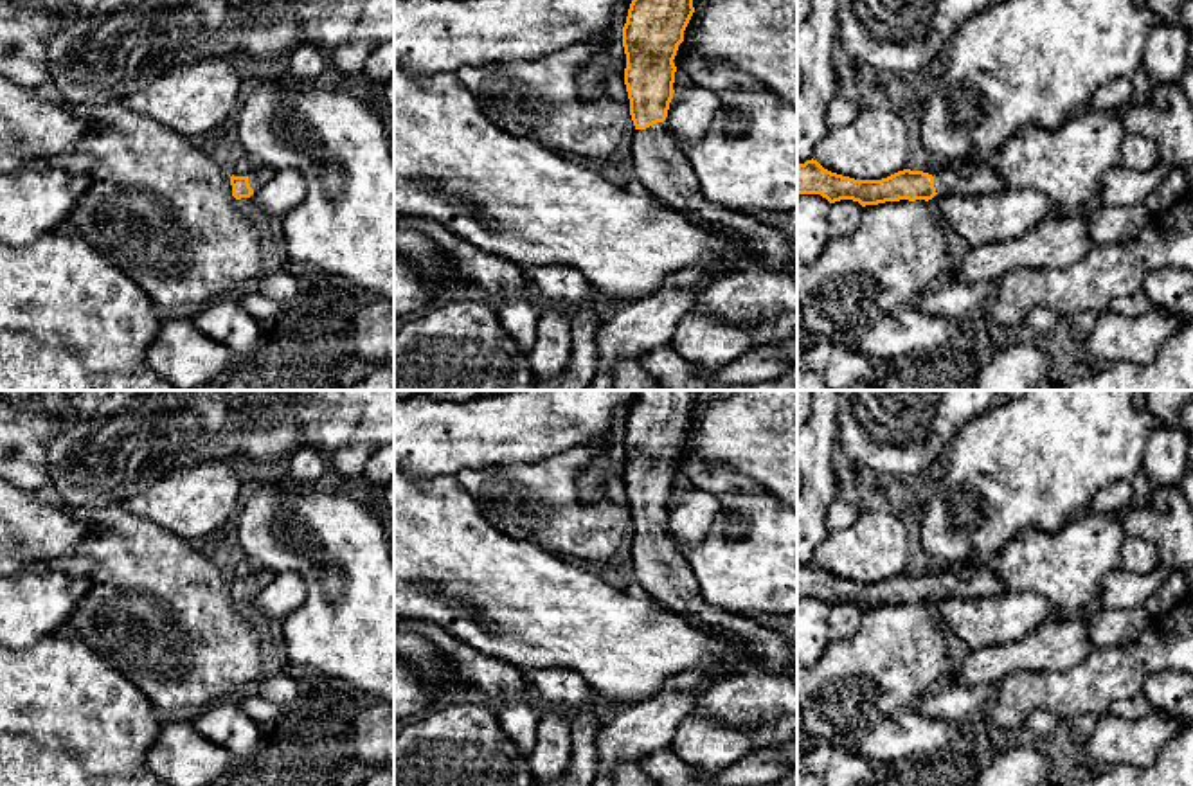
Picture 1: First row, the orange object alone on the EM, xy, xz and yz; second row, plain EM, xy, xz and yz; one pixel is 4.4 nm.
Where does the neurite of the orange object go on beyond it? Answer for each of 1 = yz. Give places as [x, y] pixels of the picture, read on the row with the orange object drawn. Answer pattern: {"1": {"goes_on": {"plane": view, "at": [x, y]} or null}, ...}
{"1": {"goes_on": {"plane": "yz", "at": [963, 178]}}}

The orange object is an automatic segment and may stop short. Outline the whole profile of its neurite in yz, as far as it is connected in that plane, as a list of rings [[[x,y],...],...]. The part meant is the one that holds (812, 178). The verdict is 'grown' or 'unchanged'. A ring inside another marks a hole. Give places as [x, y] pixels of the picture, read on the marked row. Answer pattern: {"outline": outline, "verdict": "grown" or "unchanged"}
{"outline": [[[817,160],[797,165],[797,194],[821,194],[830,203],[858,201],[862,207],[900,200],[932,200],[936,194],[973,196],[995,194],[1008,185],[995,171],[993,162],[957,162],[939,169],[934,176],[923,171],[903,169],[882,180],[855,180],[824,169]]], "verdict": "grown"}

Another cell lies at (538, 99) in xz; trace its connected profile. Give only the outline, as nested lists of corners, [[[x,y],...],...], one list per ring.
[[[587,38],[543,58],[464,67],[455,76],[475,97],[480,113],[500,131],[531,138],[556,153],[570,151],[590,160],[608,160],[635,126],[630,108],[612,95],[581,97],[578,74],[596,54],[597,41]]]

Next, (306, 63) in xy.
[[[299,45],[288,54],[288,76],[299,83],[318,83],[324,68],[326,58],[315,45]]]

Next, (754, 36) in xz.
[[[711,0],[687,29],[684,41],[695,56],[754,76],[797,108],[797,0]]]

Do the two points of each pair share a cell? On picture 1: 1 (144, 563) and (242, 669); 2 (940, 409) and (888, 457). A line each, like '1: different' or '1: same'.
1: same
2: same

